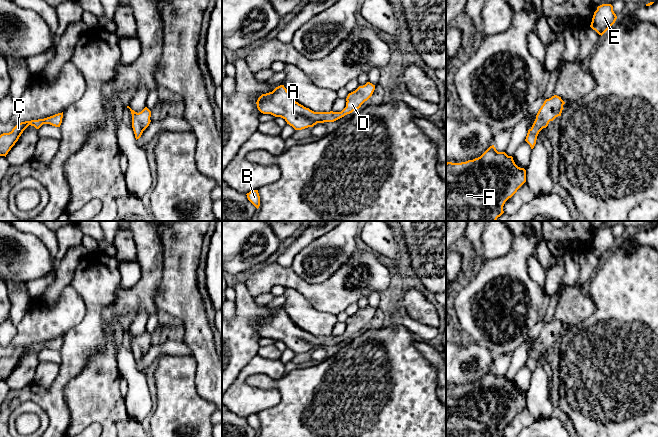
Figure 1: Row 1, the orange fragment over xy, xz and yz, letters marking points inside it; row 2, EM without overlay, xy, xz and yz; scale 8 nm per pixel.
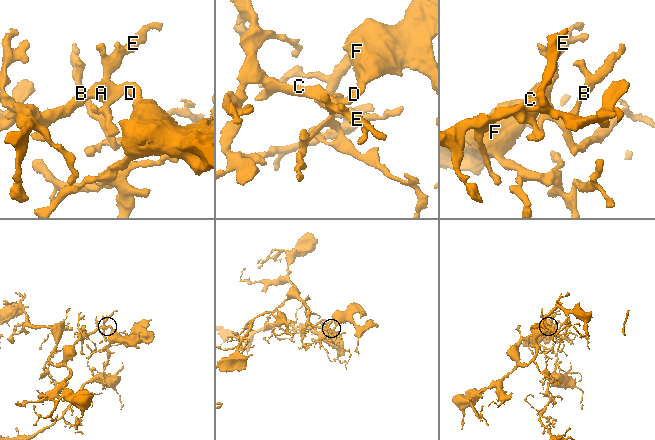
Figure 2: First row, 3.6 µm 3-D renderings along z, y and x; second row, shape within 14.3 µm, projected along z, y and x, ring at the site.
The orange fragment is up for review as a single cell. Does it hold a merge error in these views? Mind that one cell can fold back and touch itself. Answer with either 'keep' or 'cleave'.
keep

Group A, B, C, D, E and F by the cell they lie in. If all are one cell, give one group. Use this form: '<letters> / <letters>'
A B C D E F

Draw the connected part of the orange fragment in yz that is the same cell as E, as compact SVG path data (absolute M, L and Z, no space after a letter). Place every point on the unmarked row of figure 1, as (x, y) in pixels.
M602 228L594 236L590 251L602 260L615 247L616 243L613 230Z

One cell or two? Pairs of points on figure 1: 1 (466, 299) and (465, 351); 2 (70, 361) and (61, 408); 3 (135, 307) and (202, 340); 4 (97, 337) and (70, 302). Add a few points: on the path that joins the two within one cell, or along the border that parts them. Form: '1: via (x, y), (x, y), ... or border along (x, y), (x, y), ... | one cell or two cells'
1: border along (475, 341), (485, 345), (494, 354) | two cells
2: via (66, 373), (58, 386), (58, 396) | one cell
3: border along (159, 284), (155, 294), (155, 306), (158, 309) | two cells
4: border along (80, 295), (85, 305), (85, 315), (65, 333) | two cells

